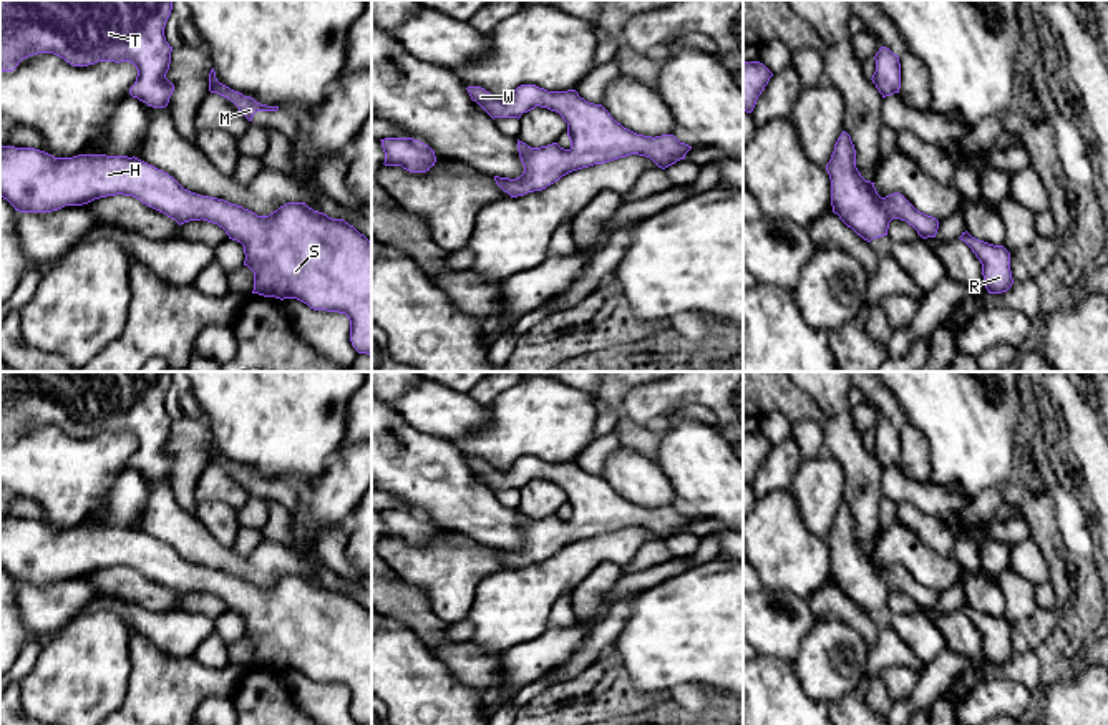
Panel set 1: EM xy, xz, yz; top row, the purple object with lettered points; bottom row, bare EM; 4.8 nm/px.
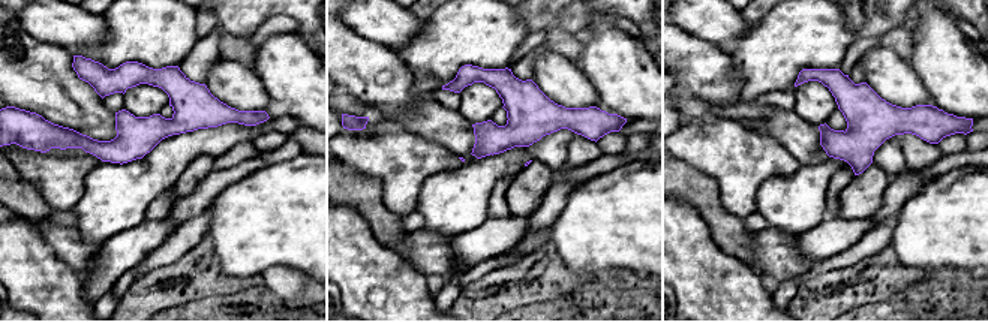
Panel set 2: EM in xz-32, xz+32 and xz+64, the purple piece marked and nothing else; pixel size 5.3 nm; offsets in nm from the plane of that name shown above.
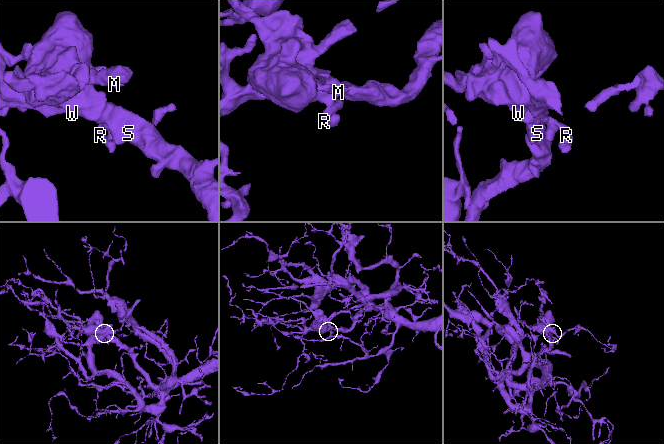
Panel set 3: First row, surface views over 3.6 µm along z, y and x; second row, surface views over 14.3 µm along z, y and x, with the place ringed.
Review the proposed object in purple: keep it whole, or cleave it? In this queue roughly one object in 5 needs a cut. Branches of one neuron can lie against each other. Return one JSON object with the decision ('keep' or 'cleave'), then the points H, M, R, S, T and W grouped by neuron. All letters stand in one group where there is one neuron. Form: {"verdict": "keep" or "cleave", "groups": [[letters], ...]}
{"verdict": "keep", "groups": [["H", "M", "R", "S", "T", "W"]]}

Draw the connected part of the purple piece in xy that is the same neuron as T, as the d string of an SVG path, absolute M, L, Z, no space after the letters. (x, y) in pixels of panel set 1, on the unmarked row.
M0 372L0 443L13 443L18 435L38 425L53 425L73 438L98 433L129 433L138 448L129 466L153 479L166 479L174 456L166 450L173 418L166 413L164 398L174 372Z

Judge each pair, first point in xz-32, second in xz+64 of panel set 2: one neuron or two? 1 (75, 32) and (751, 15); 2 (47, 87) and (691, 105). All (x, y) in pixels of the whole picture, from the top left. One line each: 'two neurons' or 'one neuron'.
1: two neurons
2: two neurons

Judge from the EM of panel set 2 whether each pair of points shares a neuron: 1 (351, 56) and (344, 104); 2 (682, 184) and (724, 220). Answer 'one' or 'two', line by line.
1: two
2: one

